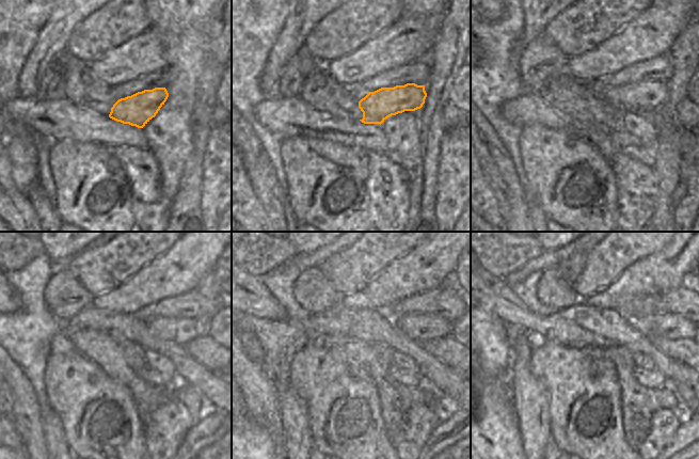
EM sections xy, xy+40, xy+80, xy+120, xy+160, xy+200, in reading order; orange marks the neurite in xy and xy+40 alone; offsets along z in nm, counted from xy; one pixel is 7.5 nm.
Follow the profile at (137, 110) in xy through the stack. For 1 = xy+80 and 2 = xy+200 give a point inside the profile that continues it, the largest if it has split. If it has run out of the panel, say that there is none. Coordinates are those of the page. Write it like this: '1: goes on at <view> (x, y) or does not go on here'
1: goes on at xy+80 (642, 95)
2: goes on at xy+200 (669, 326)

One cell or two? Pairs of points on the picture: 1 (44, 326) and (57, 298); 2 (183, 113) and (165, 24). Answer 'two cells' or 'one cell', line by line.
1: two cells
2: one cell

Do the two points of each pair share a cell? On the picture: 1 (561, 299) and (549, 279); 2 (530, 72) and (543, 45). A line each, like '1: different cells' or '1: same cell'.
1: same cell
2: same cell

